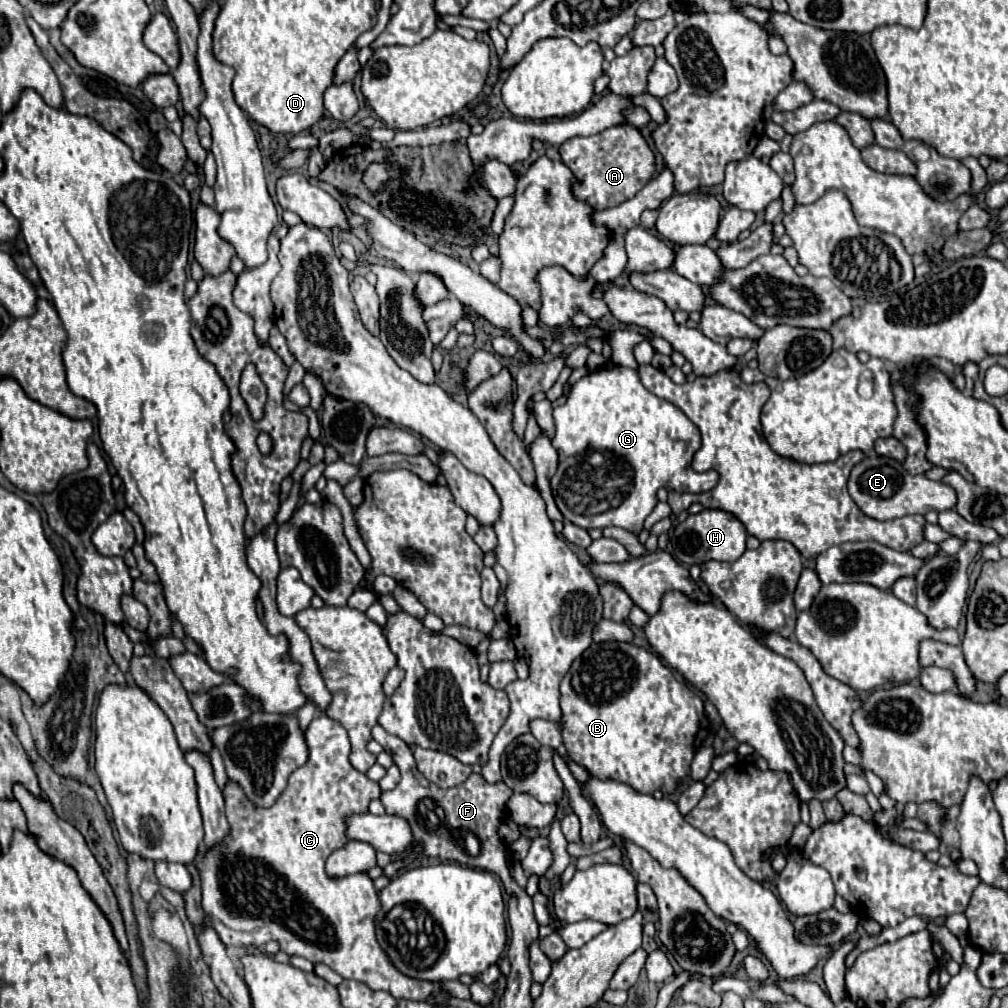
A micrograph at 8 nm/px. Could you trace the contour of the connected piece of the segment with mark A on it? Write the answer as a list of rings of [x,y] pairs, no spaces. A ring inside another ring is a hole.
[[[634,126],[608,128],[594,136],[570,138],[560,146],[562,162],[574,172],[580,184],[574,188],[576,198],[588,202],[594,210],[606,210],[630,200],[654,176],[656,160],[646,140]]]

